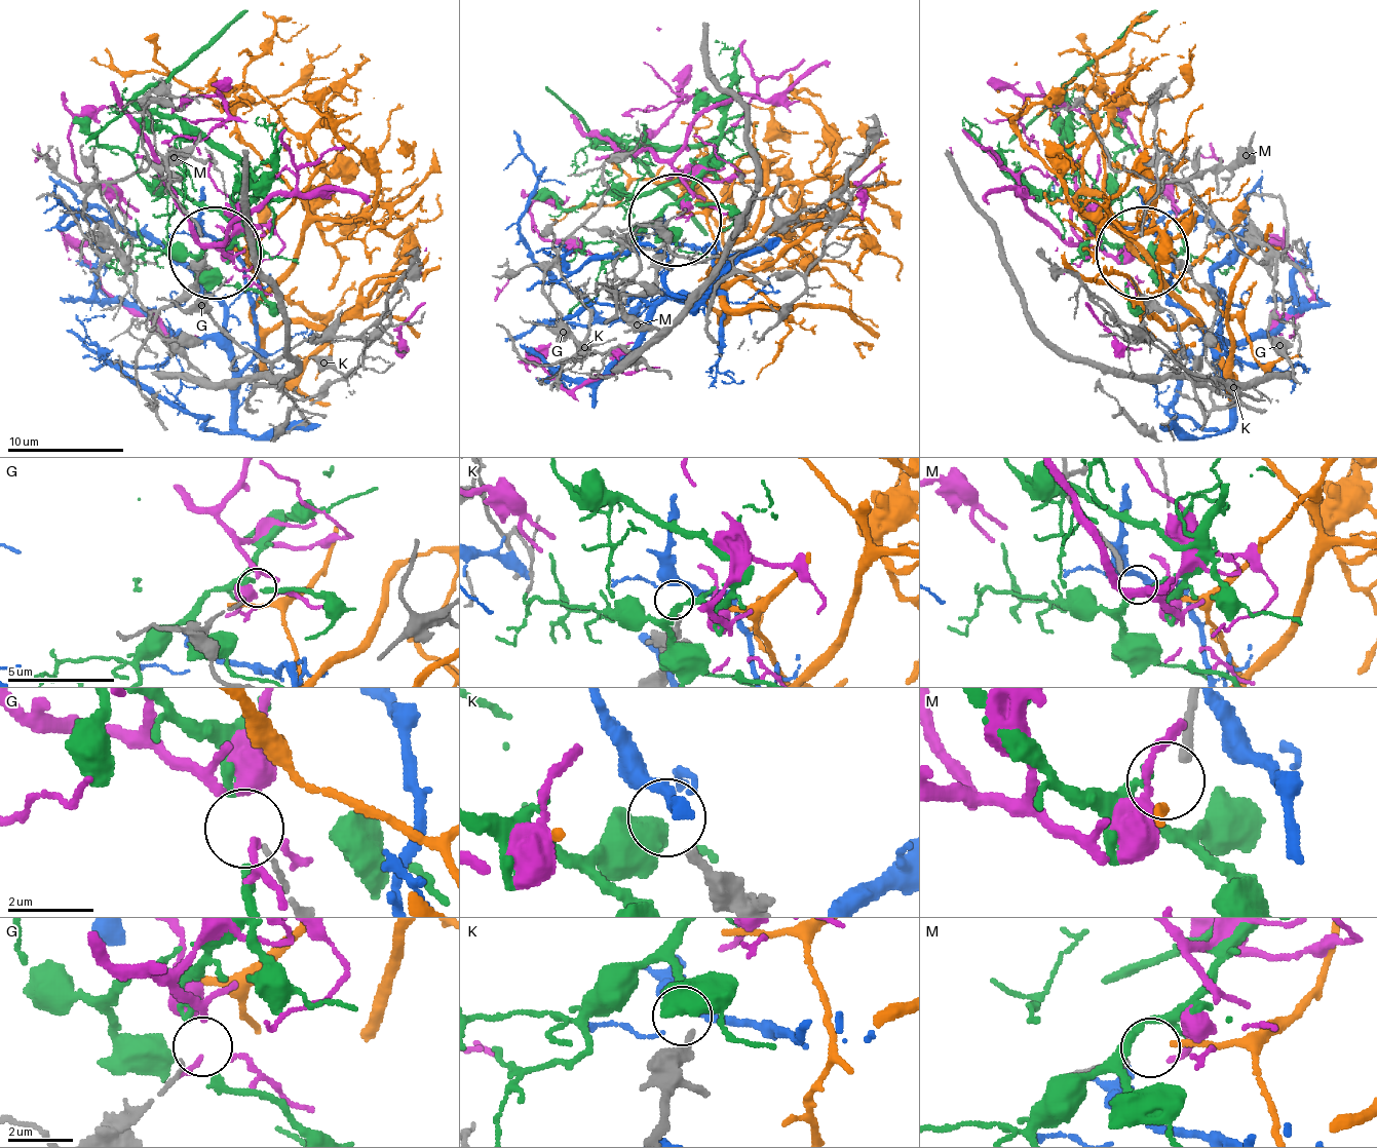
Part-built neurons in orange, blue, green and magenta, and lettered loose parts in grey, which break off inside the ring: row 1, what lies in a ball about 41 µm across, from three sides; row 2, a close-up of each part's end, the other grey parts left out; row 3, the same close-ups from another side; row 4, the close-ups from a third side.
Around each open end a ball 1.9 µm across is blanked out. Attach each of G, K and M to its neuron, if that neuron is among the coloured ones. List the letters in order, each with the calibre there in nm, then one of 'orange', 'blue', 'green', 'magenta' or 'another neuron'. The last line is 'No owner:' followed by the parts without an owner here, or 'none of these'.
G: 100 nm thick; another neuron
K: 200 nm thick; another neuron
M: 240 nm thick; orange
No owner: G, K

